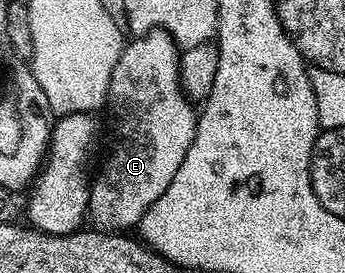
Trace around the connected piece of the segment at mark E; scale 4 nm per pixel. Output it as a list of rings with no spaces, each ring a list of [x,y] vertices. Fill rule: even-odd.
[[[155,30],[145,32],[143,36],[134,36],[123,47],[116,66],[112,70],[112,78],[108,86],[106,104],[114,115],[114,124],[118,129],[114,132],[114,149],[106,156],[102,169],[97,169],[90,185],[89,219],[94,219],[93,227],[103,232],[125,233],[133,229],[144,218],[148,206],[172,186],[172,178],[176,178],[176,170],[180,170],[180,162],[184,162],[184,154],[194,141],[198,112],[195,105],[180,89],[178,82],[178,62],[180,49],[167,32]]]

